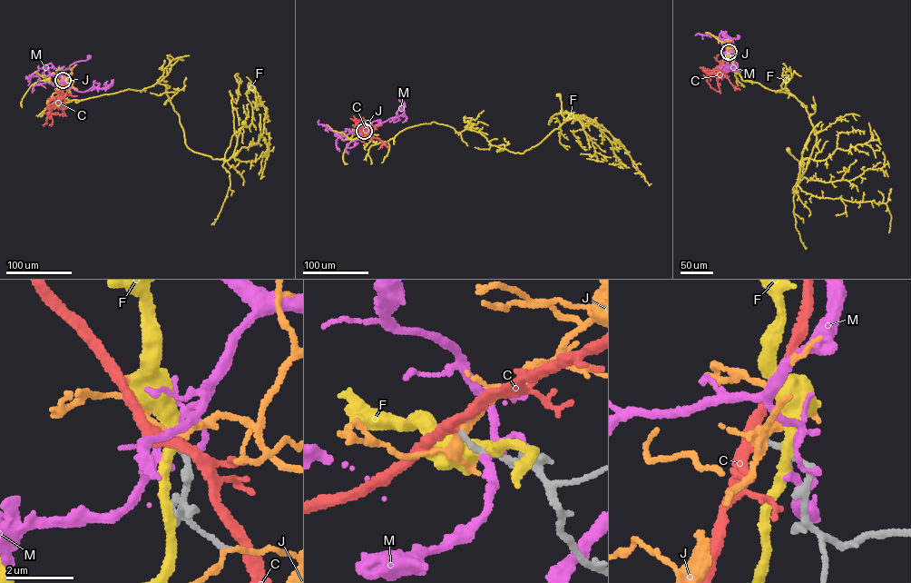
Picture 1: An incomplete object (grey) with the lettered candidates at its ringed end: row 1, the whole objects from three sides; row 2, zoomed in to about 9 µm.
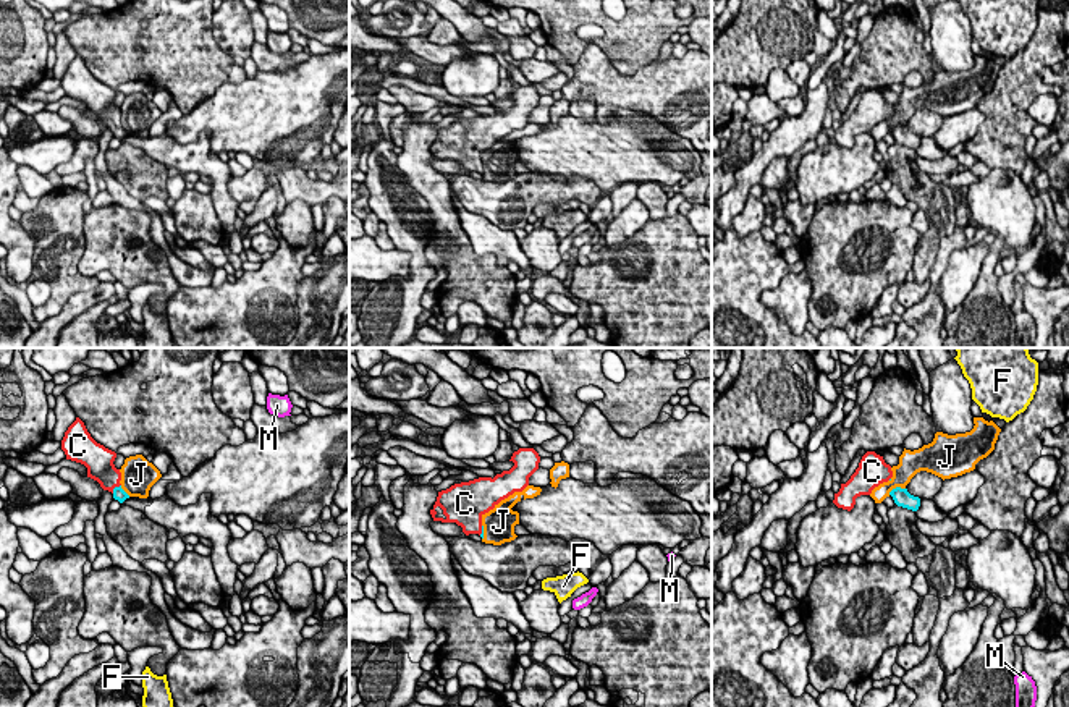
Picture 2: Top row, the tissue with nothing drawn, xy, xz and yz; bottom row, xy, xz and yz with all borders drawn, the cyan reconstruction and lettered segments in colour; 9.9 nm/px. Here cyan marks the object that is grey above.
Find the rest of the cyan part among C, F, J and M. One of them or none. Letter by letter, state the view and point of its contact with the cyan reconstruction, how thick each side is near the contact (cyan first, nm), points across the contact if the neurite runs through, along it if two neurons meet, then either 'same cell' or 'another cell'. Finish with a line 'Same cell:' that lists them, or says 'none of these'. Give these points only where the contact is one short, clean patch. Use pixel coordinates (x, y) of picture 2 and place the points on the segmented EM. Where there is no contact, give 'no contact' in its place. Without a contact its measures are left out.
C: meets cyan in xy at (115, 487); 130 nm thick on the cyan side, 280 nm on the other; runs through xy (118, 494), (115, 487), (101, 468); same cell
F: no contact; another cell
J: meets cyan in yz at (896, 487); 170 nm thick on the cyan side, 200 nm on the other; border along yz (904, 487), (895, 487), (888, 494); another cell
M: no contact; another cell
Same cell: C

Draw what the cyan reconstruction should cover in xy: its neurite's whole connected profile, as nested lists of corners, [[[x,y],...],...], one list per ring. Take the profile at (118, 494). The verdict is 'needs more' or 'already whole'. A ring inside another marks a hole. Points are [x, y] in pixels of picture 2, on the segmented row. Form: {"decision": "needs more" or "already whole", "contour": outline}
{"decision": "needs more", "contour": [[[79,417],[65,432],[61,450],[66,459],[84,464],[87,477],[97,481],[104,490],[112,492],[115,500],[123,503],[129,498],[120,484],[121,472],[113,464],[116,453],[97,443]]]}

